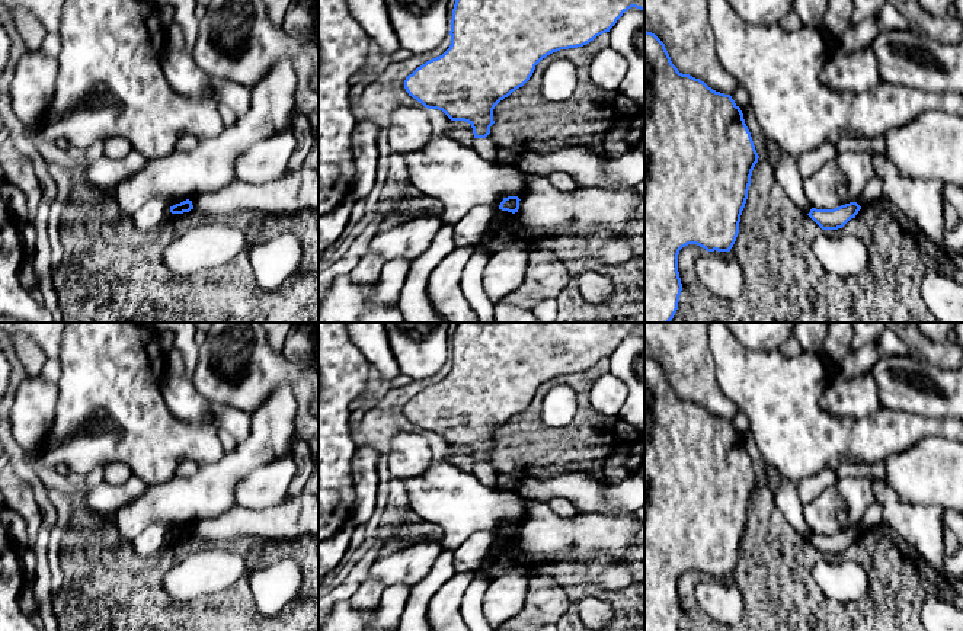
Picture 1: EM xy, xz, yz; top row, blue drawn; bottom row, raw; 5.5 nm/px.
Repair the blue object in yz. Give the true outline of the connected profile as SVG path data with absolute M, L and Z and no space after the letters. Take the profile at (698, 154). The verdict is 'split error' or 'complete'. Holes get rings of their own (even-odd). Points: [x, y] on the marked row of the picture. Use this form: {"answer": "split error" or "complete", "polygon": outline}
{"answer": "complete", "polygon": "M644 31L644 323L674 318L682 291L678 272L682 247L697 244L707 252L730 252L758 158L743 113L732 96L679 73L665 44Z"}

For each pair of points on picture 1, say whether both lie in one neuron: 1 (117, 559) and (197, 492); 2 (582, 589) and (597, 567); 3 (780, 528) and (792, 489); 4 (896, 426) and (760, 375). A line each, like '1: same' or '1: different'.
1: different
2: same
3: different
4: same

